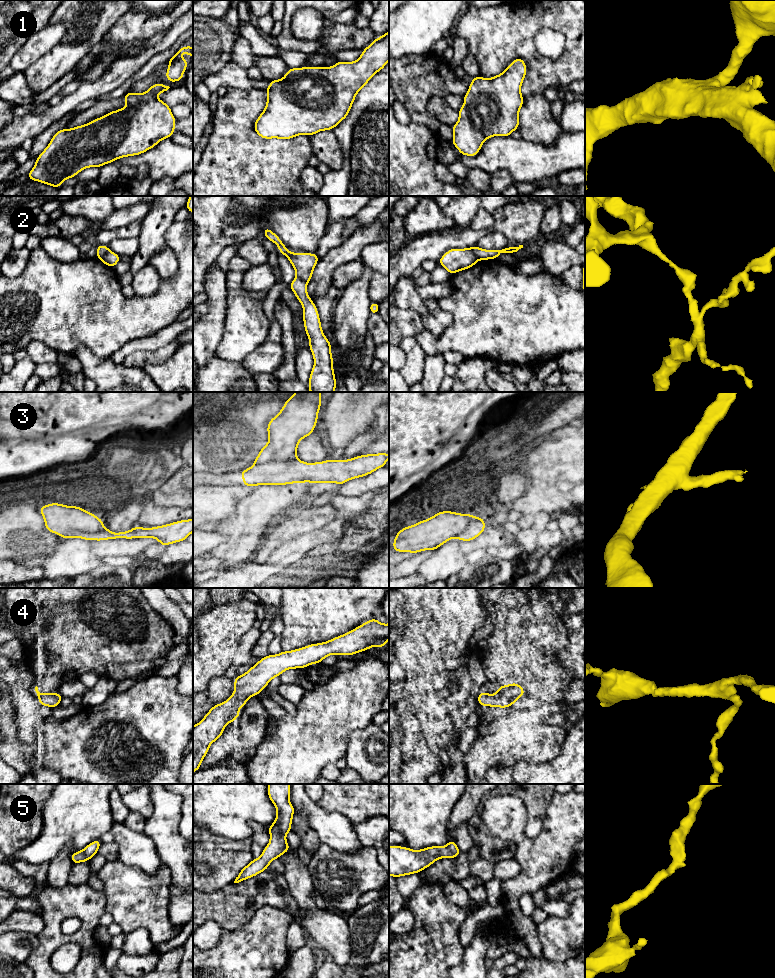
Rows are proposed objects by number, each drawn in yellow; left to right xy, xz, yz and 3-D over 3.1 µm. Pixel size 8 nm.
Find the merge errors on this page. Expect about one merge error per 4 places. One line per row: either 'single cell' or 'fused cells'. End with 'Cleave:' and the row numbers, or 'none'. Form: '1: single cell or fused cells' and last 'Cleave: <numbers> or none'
1: single cell
2: fused cells
3: fused cells
4: single cell
5: single cell
Cleave: 2, 3

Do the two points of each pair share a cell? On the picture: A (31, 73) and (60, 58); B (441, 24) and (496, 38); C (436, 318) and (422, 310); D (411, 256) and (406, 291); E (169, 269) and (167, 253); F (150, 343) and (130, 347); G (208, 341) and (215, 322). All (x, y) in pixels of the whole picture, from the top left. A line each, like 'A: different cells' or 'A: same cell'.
A: same cell
B: different cells
C: different cells
D: different cells
E: same cell
F: same cell
G: same cell

